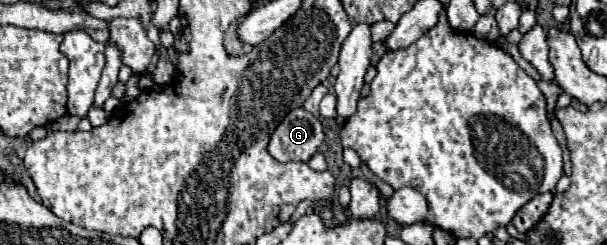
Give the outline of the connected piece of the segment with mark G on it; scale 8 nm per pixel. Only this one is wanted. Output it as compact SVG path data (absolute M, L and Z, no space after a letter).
M296 108L276 126L268 152L278 162L308 162L324 140L322 124L304 108Z

